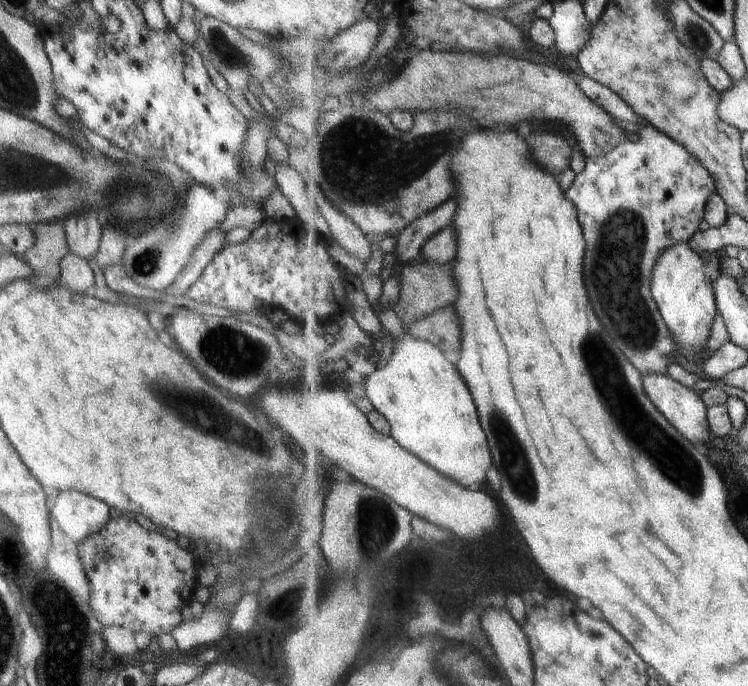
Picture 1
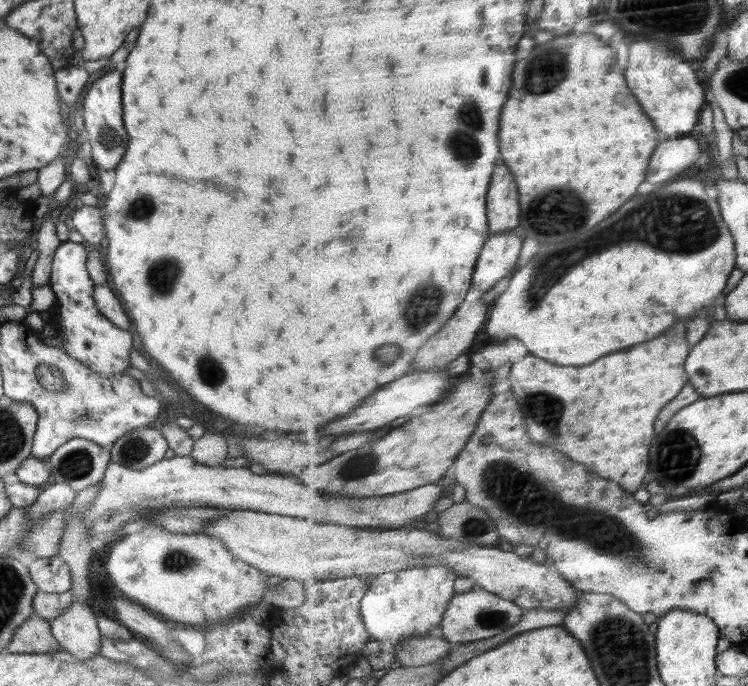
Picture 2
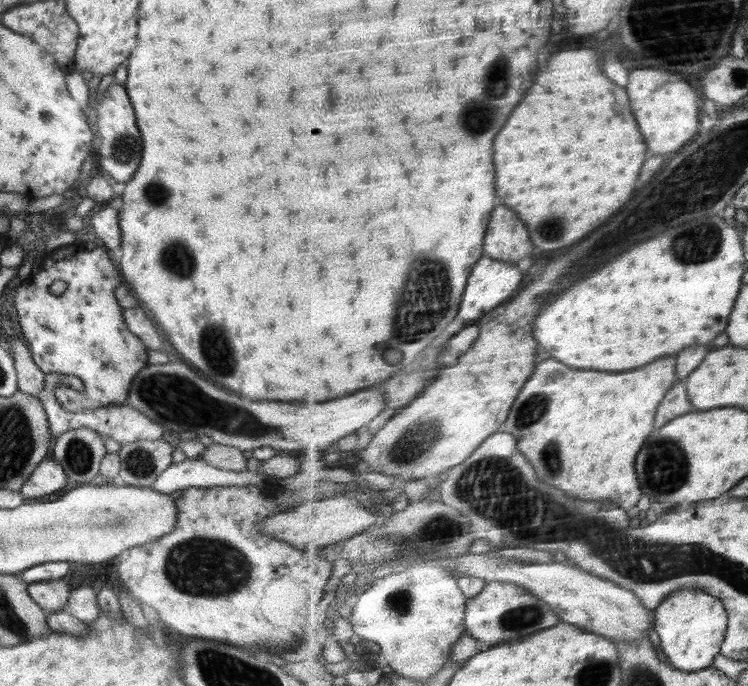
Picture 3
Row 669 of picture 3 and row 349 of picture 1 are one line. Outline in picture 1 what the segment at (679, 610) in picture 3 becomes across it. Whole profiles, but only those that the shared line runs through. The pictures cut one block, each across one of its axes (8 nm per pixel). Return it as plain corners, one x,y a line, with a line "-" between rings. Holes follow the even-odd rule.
680,242
662,254
652,280
656,302
680,350
688,357
686,363
689,365
702,360
702,352
710,342
712,326
718,317
718,300
714,292
714,283
704,268
706,266
702,258
689,246
689,242

